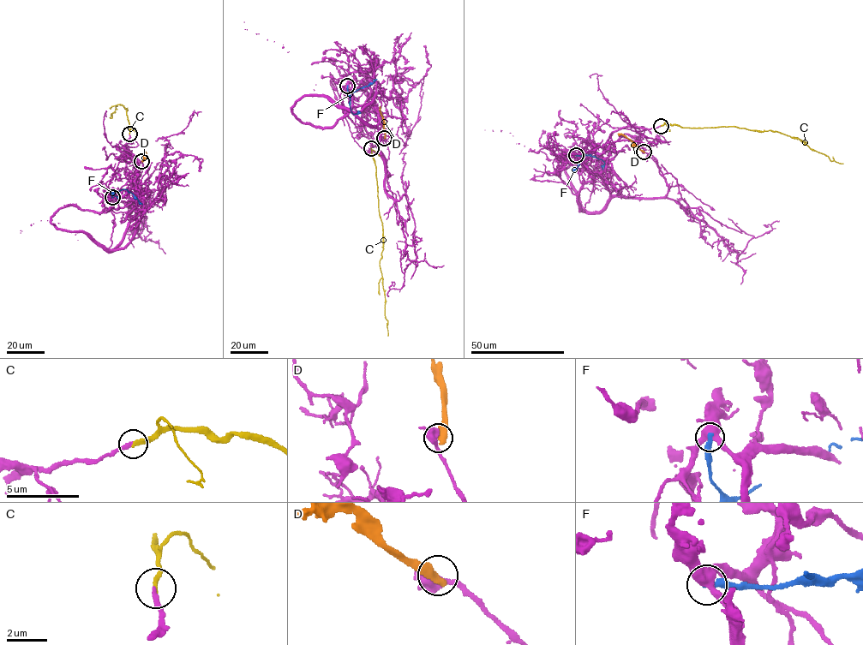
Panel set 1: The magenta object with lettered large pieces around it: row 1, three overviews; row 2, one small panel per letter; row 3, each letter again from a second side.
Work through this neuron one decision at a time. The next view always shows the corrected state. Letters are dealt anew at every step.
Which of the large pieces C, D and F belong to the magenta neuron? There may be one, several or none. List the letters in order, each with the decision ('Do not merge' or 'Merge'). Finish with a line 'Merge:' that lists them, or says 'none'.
C: Merge
D: Do not merge
F: Do not merge
Merge: C

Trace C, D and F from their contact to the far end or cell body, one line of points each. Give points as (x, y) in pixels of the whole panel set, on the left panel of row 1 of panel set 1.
C: (129, 134), (127, 109), (123, 105), (116, 105), (110, 117)
D: (141, 161), (145, 151)
F: (112, 197), (114, 193), (127, 189), (142, 204)

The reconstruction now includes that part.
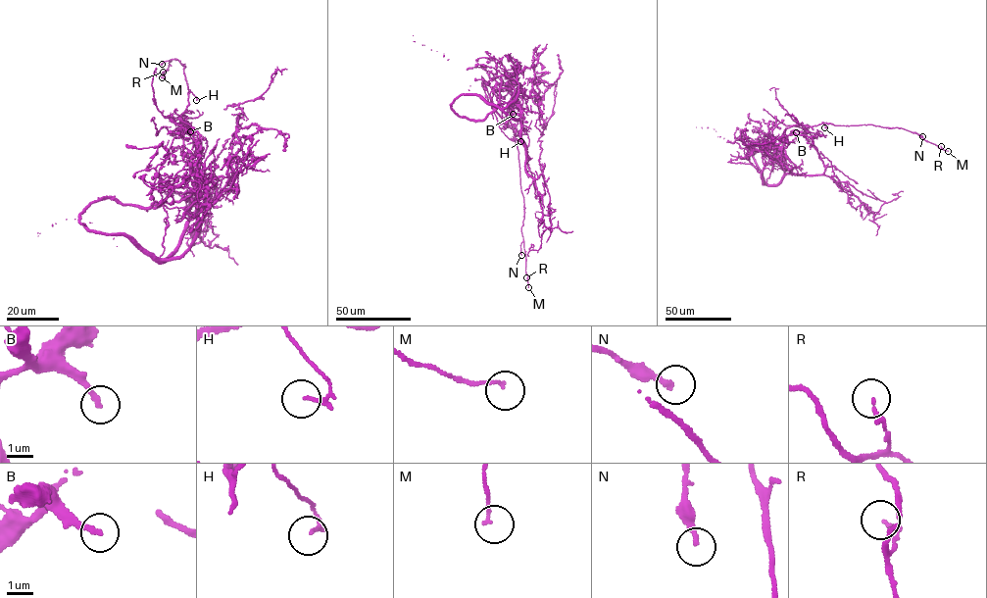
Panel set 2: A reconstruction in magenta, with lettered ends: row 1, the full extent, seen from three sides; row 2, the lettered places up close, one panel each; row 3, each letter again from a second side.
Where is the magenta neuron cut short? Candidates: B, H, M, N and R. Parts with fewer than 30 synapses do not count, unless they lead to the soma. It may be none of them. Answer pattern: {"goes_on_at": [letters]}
{"goes_on_at": ["B"]}

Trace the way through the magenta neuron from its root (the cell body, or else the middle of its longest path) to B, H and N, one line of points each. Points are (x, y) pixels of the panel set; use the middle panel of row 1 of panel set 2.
B: (518, 99), (508, 110), (511, 127), (507, 124), (507, 114), (513, 114)
H: (518, 99), (511, 103), (507, 118), (515, 137), (520, 141)
N: (518, 99), (511, 103), (507, 118), (518, 153), (523, 200), (521, 255)

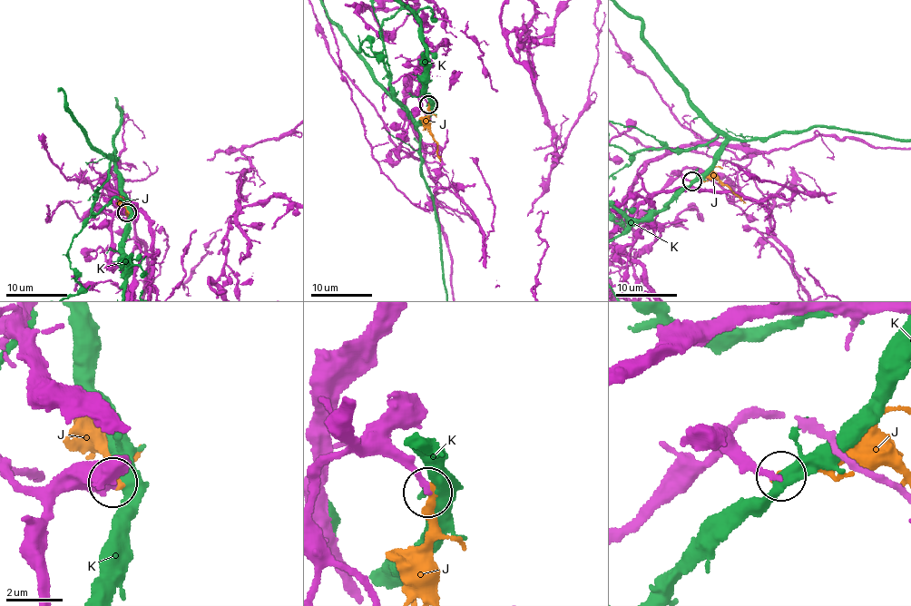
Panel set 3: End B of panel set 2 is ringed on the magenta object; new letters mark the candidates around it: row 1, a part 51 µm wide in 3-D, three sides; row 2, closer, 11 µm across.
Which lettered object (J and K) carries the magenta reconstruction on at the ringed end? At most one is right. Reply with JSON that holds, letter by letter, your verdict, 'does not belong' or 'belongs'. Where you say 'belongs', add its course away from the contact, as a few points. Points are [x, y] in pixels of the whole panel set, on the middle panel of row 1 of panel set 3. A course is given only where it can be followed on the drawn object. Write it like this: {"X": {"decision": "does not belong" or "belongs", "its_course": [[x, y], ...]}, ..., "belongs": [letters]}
{"J": {"decision": "does not belong"}, "K": {"decision": "does not belong"}, "belongs": []}

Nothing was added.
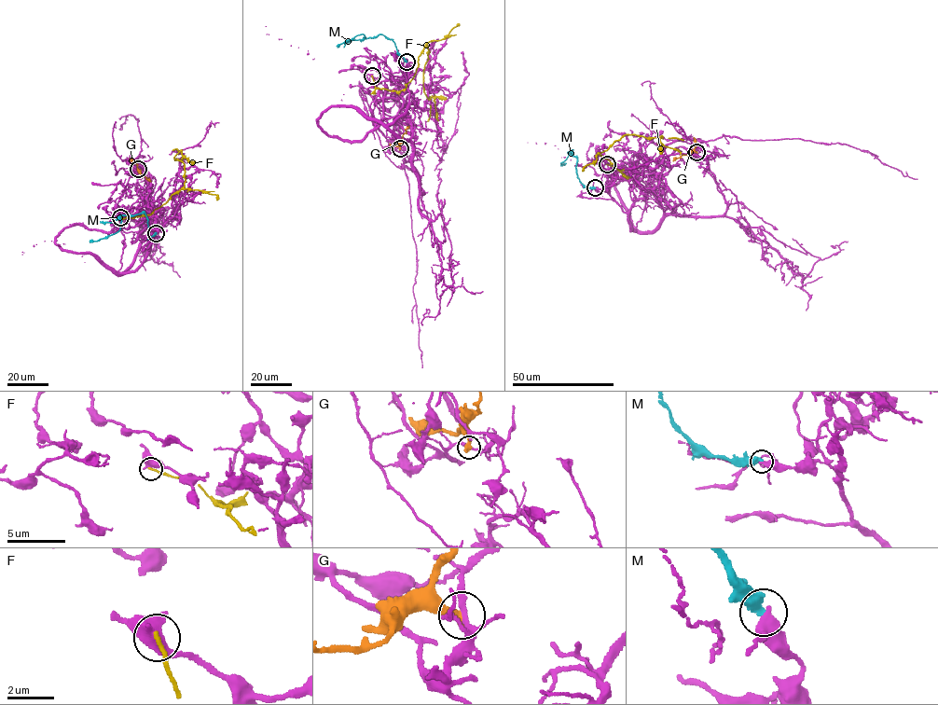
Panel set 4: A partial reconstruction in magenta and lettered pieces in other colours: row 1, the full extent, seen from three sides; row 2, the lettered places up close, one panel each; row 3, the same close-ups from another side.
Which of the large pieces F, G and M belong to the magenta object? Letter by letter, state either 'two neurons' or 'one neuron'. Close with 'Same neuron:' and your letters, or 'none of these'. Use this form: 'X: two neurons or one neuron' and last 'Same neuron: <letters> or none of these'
F: two neurons
G: two neurons
M: two neurons
Same neuron: none of these

